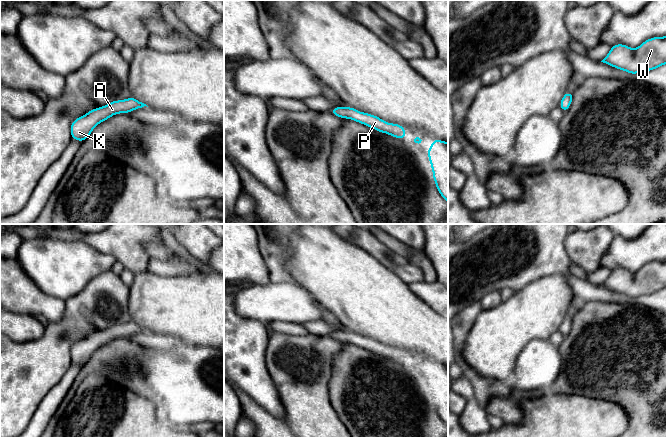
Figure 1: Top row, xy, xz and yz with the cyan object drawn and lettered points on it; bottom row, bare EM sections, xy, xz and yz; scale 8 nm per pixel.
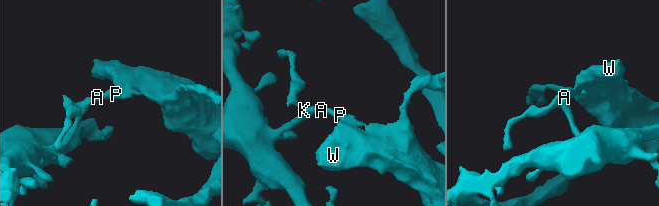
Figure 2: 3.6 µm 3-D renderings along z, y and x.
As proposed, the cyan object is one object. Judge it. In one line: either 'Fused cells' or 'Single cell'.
Single cell

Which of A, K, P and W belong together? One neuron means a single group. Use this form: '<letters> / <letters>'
A K P W

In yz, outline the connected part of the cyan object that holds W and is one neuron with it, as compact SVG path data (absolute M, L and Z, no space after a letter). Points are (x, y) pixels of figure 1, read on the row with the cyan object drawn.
M666 36L650 38L635 49L616 44L601 62L630 74L654 70L666 64Z

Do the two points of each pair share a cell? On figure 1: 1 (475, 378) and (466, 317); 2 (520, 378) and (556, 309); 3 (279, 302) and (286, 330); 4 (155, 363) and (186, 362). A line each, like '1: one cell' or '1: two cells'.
1: one cell
2: two cells
3: two cells
4: one cell

